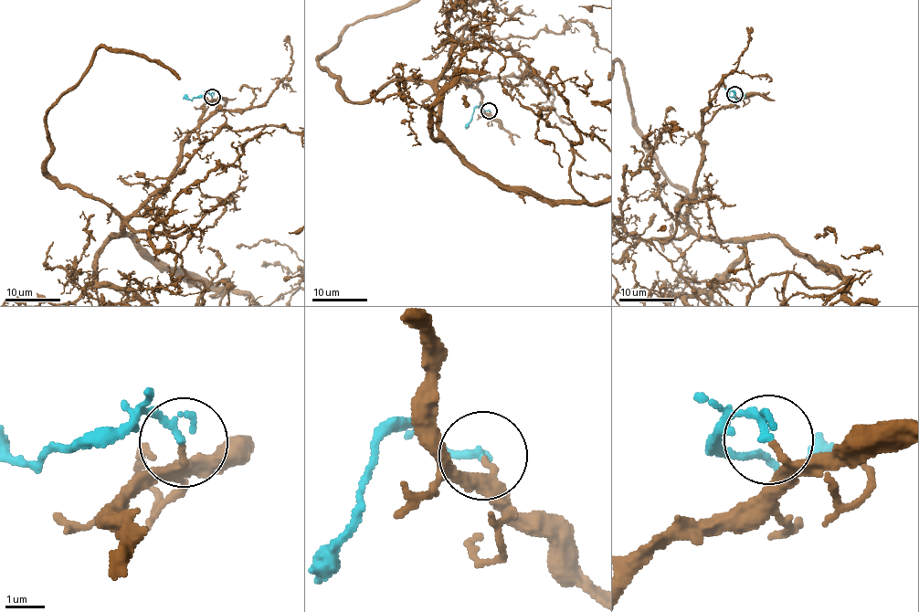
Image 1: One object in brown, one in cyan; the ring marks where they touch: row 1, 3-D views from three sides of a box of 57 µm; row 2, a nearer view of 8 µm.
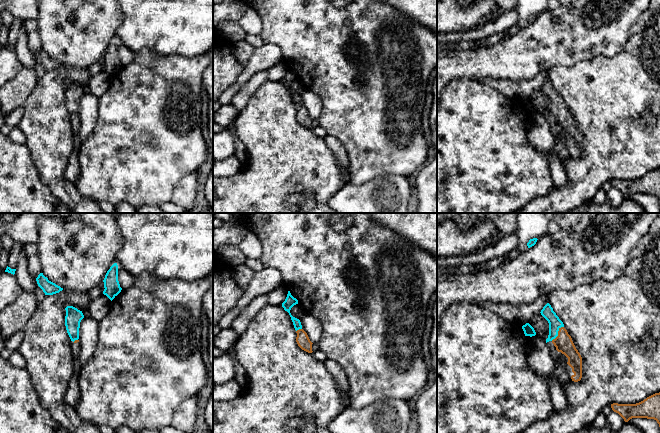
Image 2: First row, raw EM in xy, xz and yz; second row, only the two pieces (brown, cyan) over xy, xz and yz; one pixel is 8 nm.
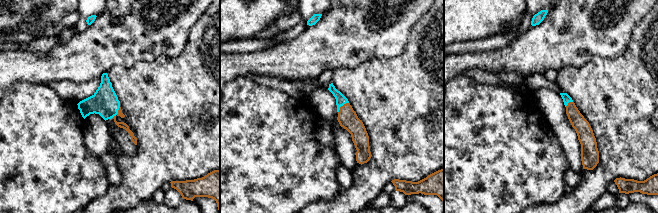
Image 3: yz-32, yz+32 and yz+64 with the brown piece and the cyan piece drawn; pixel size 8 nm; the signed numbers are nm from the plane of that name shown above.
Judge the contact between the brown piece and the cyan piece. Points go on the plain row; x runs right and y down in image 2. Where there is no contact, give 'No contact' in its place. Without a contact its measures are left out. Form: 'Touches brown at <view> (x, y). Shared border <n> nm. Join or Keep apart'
Touches brown at yz (558, 109). Shared border 160 nm. Join

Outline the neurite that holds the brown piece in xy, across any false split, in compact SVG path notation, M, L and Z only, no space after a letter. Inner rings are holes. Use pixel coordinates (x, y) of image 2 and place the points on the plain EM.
M67 82L65 84L66 92L65 92L65 102L67 109L74 119L79 118L79 104L80 98L84 94L82 87L78 86L73 82Z

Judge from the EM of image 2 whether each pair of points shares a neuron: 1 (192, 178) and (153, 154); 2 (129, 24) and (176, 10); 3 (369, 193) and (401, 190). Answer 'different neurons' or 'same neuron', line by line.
1: different neurons
2: same neuron
3: same neuron

